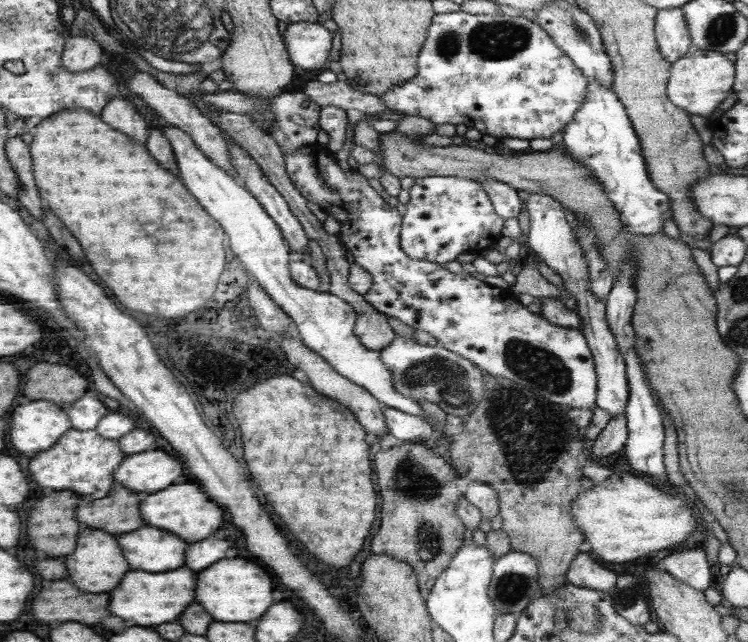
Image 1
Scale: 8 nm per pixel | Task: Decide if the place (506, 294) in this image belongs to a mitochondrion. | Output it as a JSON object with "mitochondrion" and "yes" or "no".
{"mitochondrion":"no"}

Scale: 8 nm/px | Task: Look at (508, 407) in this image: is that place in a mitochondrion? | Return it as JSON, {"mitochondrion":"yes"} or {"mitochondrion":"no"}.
{"mitochondrion":"yes"}

